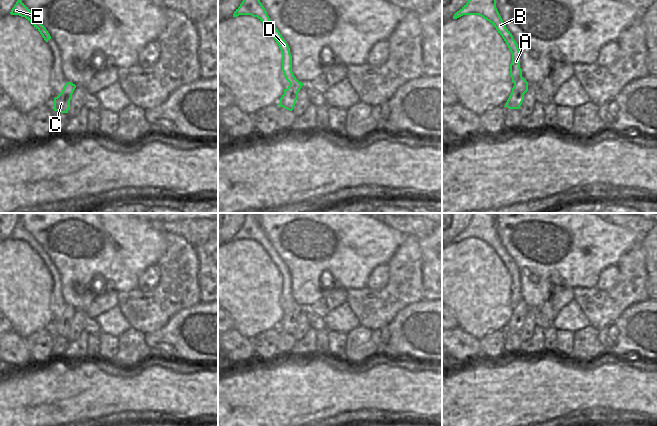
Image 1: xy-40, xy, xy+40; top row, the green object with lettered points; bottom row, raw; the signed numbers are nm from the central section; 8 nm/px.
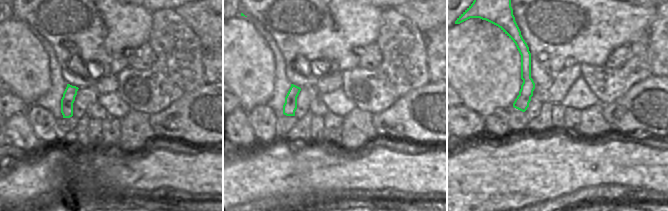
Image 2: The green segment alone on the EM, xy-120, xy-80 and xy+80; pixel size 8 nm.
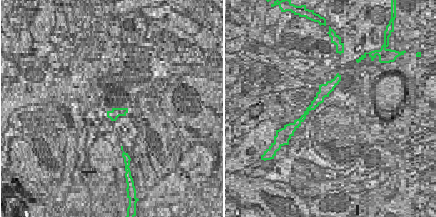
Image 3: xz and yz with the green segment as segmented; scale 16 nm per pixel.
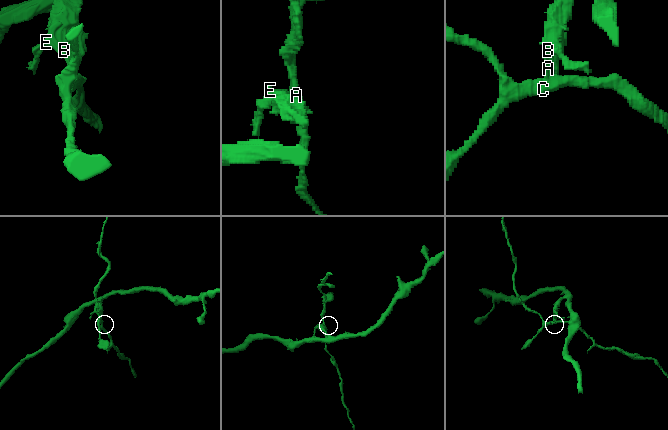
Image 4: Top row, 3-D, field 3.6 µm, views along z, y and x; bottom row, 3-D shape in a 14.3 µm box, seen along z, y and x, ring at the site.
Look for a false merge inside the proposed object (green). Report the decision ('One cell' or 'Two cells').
Two cells

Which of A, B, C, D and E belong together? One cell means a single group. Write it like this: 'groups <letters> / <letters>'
groups A B D E / C

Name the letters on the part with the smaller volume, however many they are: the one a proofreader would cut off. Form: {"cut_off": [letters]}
{"cut_off": ["C"]}

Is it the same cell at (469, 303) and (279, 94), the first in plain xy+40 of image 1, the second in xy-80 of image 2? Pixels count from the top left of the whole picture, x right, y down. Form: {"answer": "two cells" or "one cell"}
{"answer": "two cells"}

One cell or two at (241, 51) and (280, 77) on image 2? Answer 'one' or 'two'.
two

